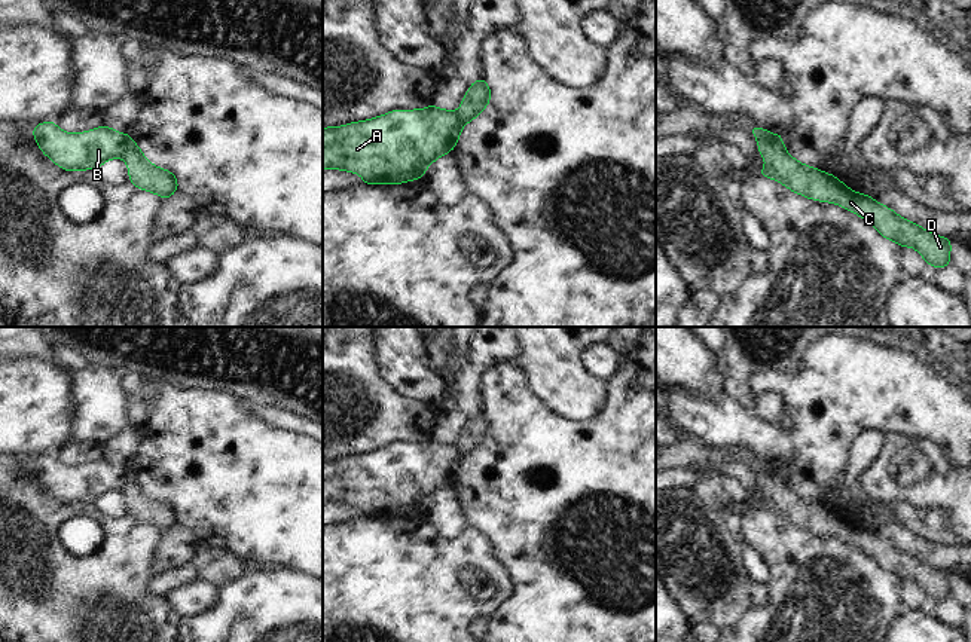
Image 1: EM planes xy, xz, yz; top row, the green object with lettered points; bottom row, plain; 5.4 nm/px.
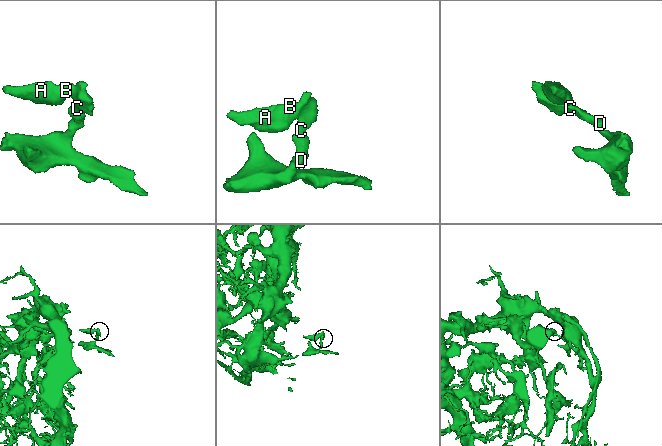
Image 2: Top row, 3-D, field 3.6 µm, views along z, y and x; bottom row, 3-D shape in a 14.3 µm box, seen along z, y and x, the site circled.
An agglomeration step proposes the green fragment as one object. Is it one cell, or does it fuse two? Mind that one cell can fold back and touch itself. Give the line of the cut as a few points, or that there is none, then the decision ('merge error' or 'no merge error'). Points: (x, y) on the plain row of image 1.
xy (131, 473), (124, 491) | merge error

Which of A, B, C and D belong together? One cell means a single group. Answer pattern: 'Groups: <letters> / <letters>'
Groups: A B / C D

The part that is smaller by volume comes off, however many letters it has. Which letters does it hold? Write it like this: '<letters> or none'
A, B

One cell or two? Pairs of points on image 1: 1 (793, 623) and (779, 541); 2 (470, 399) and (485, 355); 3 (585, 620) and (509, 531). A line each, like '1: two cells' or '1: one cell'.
1: one cell
2: one cell
3: one cell

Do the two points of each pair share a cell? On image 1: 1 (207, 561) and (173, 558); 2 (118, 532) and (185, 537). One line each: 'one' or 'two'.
1: two
2: two

